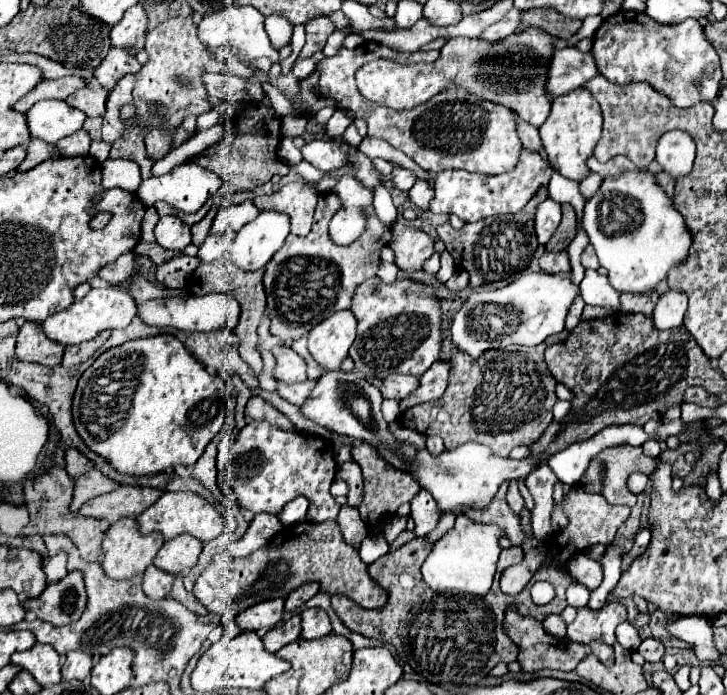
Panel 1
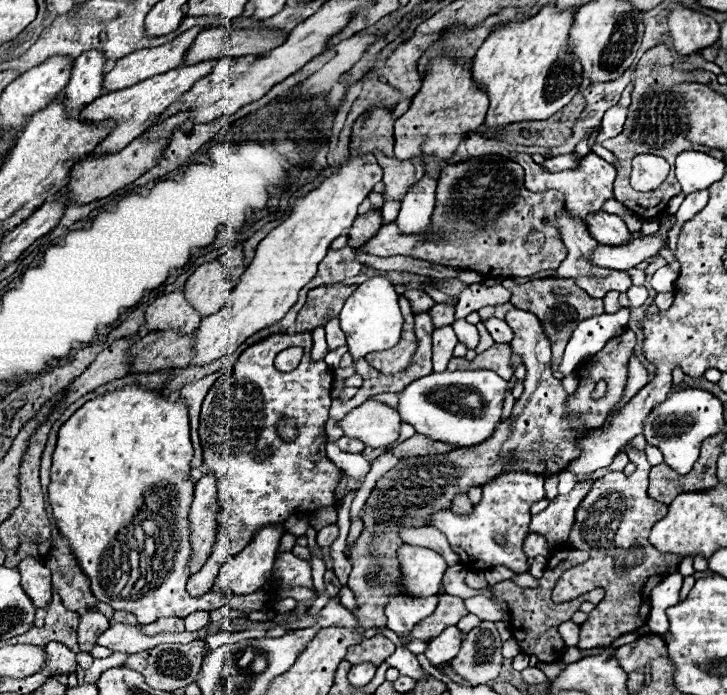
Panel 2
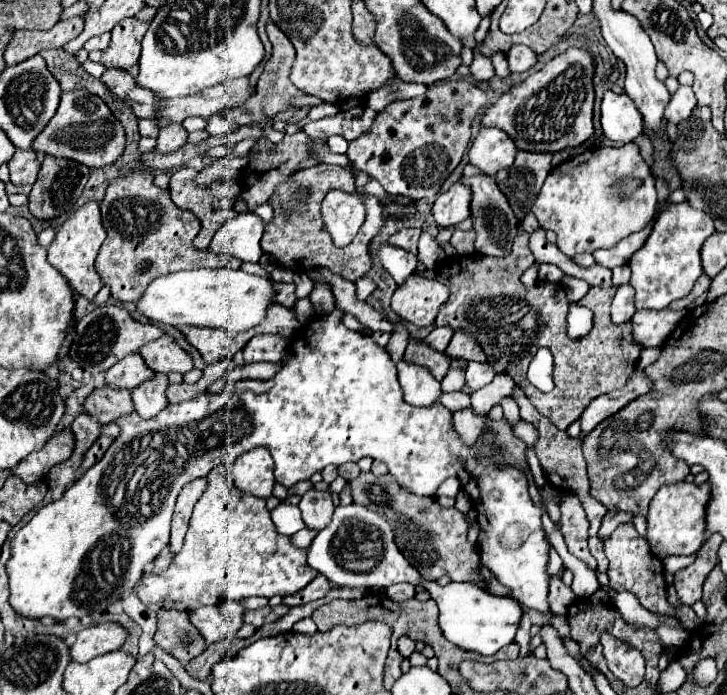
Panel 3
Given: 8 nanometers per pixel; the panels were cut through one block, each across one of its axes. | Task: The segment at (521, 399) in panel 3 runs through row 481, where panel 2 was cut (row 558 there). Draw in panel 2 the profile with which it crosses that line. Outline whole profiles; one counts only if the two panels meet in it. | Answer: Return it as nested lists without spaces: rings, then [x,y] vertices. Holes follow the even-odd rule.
[[[560,546],[556,552],[558,552],[556,556],[564,556],[564,558],[556,566],[546,566],[544,568],[542,578],[538,578],[538,582],[540,582],[538,588],[520,588],[512,580],[504,580],[504,582],[494,584],[494,594],[510,604],[510,614],[512,614],[512,626],[510,628],[512,628],[514,638],[520,642],[522,652],[536,656],[540,662],[558,662],[560,656],[562,656],[562,650],[564,650],[564,640],[560,638],[556,628],[562,622],[570,620],[570,616],[574,612],[578,612],[582,602],[592,600],[594,604],[598,604],[604,598],[602,590],[592,590],[592,592],[582,594],[582,596],[578,596],[578,598],[574,598],[570,602],[560,602],[560,604],[552,602],[550,594],[552,594],[552,588],[556,586],[556,580],[562,576],[562,572],[566,572],[568,568],[572,568],[576,564],[586,562],[586,558],[588,558],[586,552],[574,550],[574,548],[568,548],[568,546]]]

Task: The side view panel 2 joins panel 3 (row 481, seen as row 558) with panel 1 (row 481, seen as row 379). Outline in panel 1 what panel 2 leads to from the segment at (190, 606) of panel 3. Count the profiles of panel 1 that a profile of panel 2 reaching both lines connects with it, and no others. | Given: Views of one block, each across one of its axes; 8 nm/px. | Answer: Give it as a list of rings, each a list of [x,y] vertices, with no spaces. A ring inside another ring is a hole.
[[[250,422],[232,442],[230,456],[228,480],[236,502],[242,508],[254,514],[280,514],[290,500],[302,494],[310,500],[310,522],[326,522],[338,518],[340,504],[330,494],[330,484],[334,482],[338,462],[330,440],[302,432],[284,432],[270,422]]]

